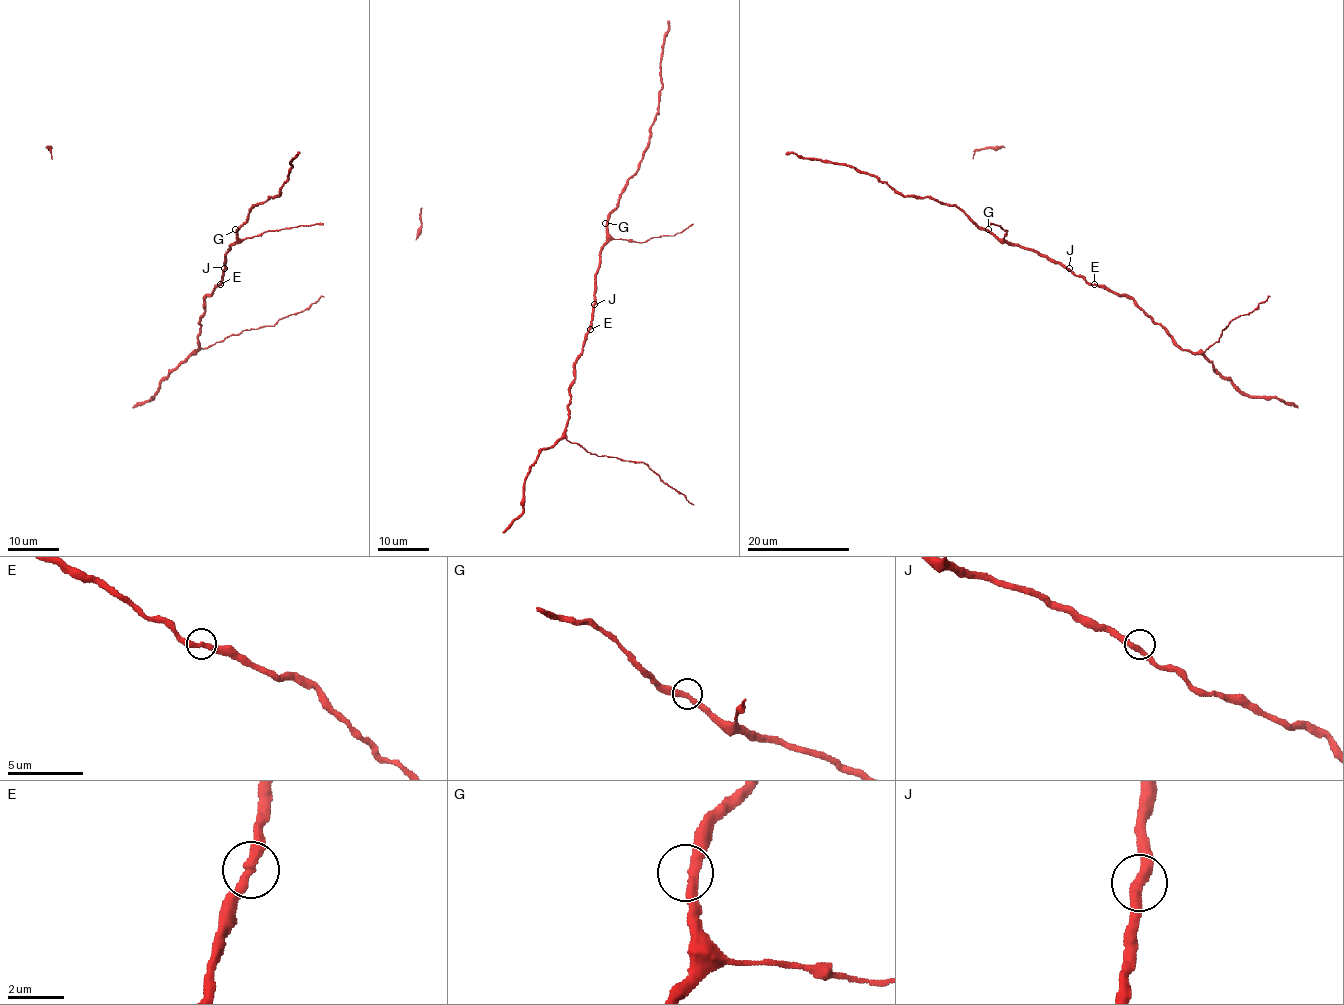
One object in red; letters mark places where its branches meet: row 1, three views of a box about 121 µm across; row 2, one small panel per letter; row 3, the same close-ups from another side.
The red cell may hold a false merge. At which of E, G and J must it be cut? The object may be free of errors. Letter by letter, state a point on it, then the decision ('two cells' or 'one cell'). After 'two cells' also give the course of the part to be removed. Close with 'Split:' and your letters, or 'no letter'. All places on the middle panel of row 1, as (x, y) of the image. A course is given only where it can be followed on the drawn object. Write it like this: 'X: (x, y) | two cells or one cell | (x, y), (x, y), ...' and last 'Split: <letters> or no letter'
E: (590, 329) | one cell
G: (605, 223) | one cell
J: (594, 304) | one cell
Split: no letter

